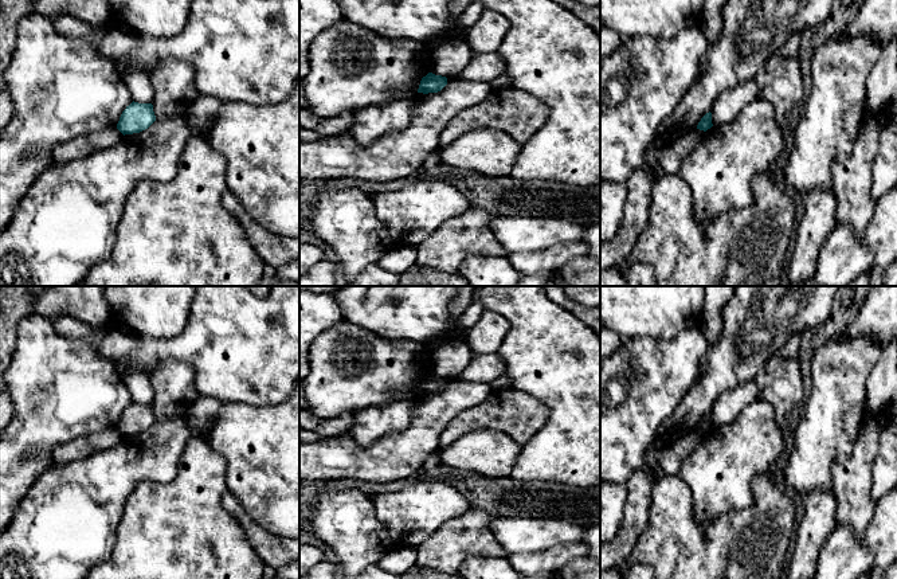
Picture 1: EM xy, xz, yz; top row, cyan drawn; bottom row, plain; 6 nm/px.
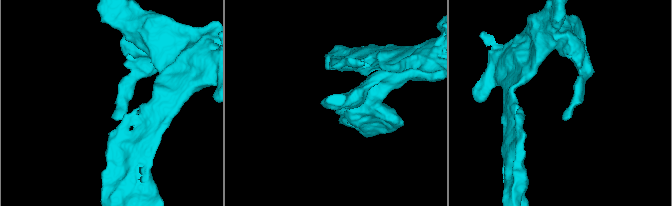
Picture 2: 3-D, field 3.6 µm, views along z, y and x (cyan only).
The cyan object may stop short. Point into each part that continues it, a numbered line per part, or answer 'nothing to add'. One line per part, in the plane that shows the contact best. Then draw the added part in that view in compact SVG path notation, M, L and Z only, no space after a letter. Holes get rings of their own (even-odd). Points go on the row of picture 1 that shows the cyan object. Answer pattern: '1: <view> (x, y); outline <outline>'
nothing to add

